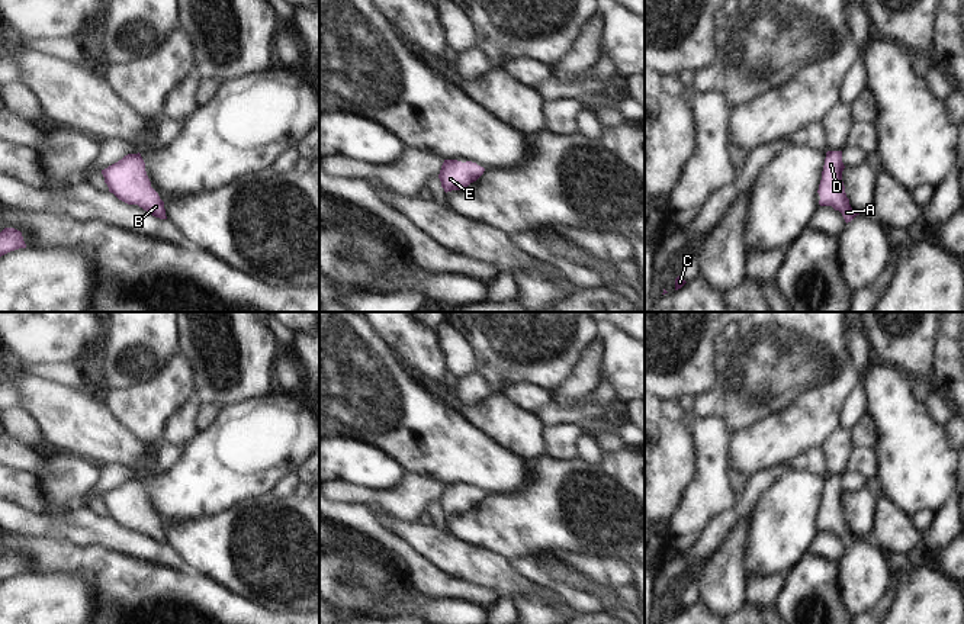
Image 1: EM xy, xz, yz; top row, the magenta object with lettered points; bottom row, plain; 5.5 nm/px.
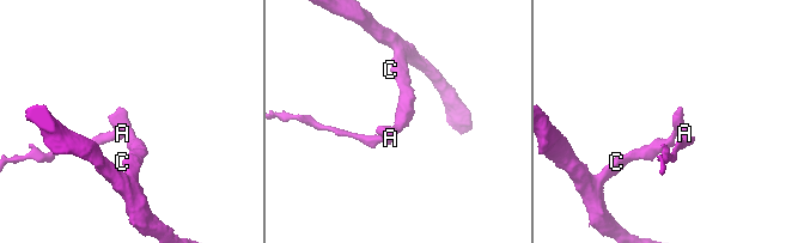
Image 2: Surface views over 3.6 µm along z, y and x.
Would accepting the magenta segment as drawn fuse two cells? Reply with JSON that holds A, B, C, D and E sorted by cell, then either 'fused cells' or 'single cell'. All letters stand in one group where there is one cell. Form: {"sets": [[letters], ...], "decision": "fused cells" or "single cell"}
{"sets": [["A", "B", "C", "D", "E"]], "decision": "single cell"}

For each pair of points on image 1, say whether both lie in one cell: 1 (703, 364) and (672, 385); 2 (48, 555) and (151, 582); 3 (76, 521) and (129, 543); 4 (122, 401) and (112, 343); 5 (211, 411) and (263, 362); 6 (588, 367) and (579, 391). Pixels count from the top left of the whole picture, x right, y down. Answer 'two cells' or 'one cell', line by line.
1: one cell
2: one cell
3: one cell
4: two cells
5: two cells
6: one cell

